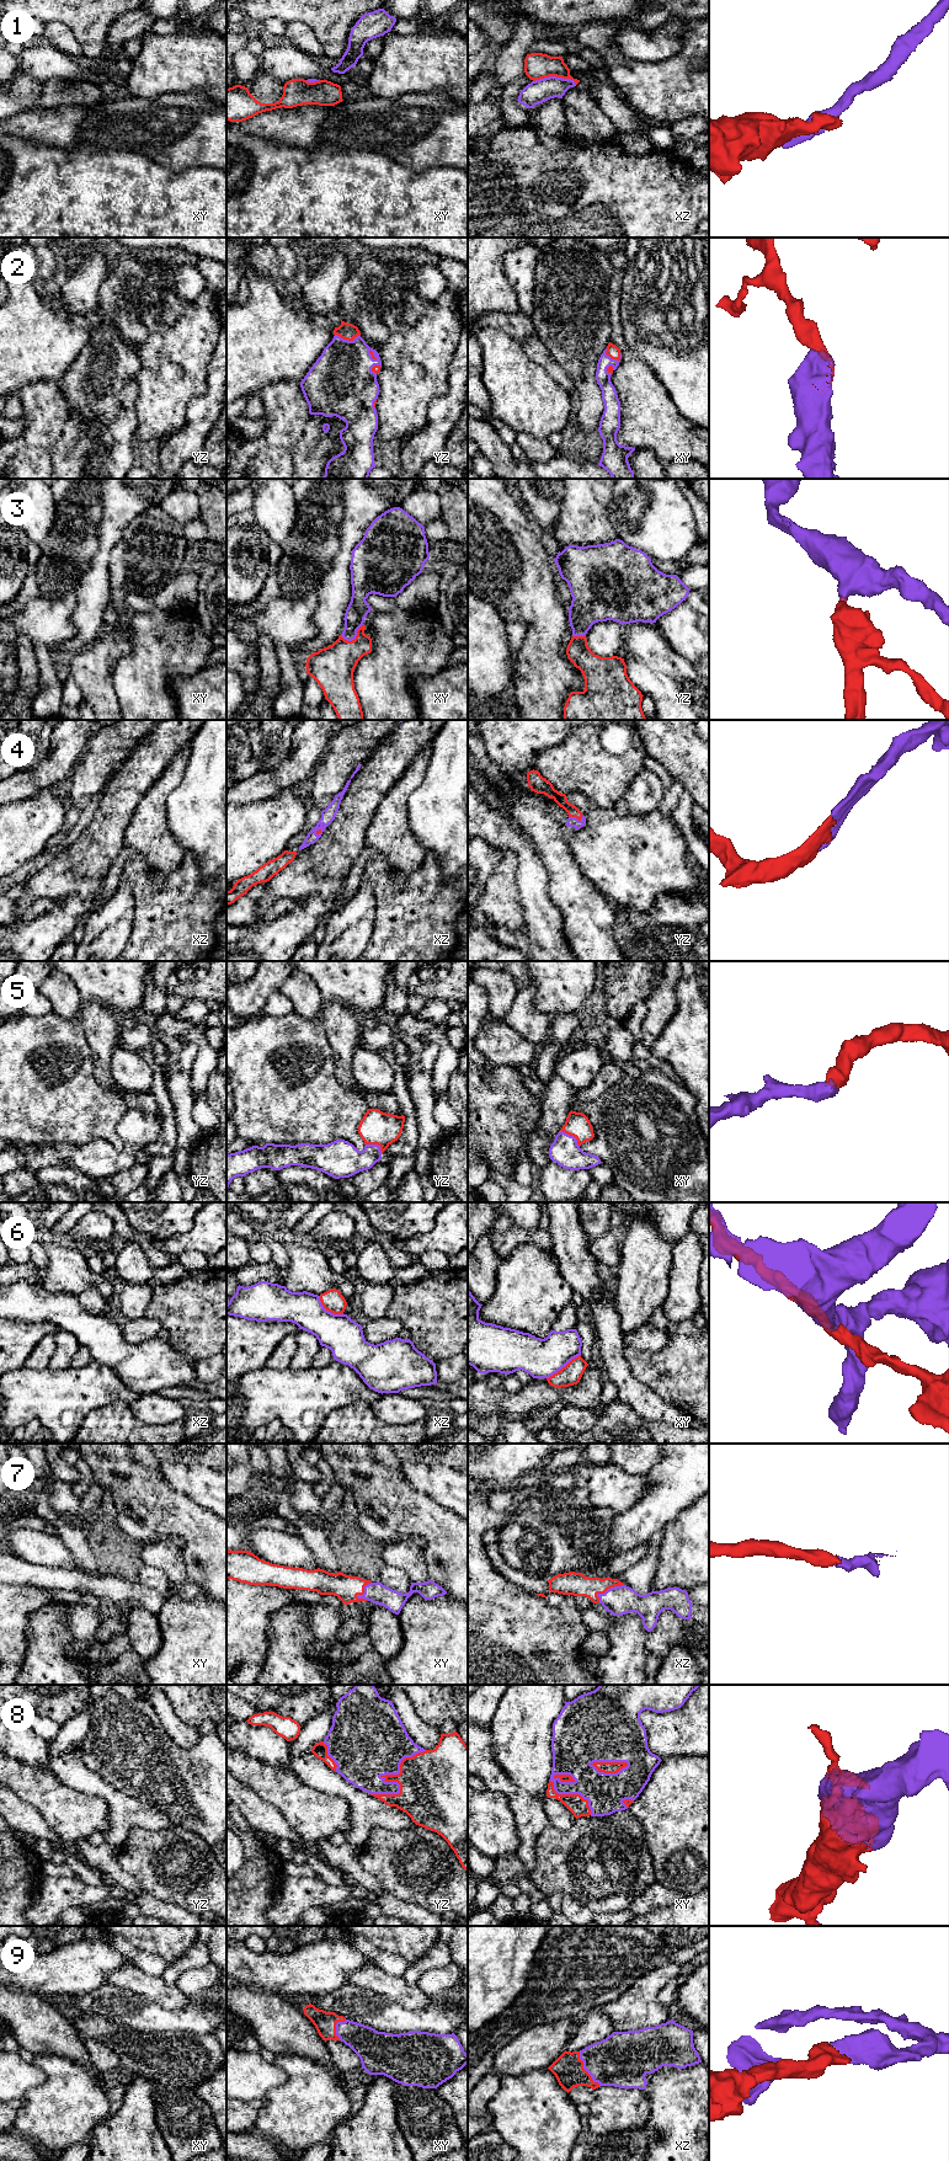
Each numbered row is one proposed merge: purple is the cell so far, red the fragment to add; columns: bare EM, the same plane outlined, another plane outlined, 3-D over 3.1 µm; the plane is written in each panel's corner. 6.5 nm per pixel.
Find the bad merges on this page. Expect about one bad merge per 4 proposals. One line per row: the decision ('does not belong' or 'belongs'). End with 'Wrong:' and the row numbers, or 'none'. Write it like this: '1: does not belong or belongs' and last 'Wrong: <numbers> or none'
1: does not belong
2: belongs
3: belongs
4: belongs
5: belongs
6: does not belong
7: belongs
8: belongs
9: belongs
Wrong: 1, 6

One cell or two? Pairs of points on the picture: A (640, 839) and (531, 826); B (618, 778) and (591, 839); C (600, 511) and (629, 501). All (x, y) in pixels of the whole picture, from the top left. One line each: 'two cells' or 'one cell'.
A: two cells
B: two cells
C: two cells

